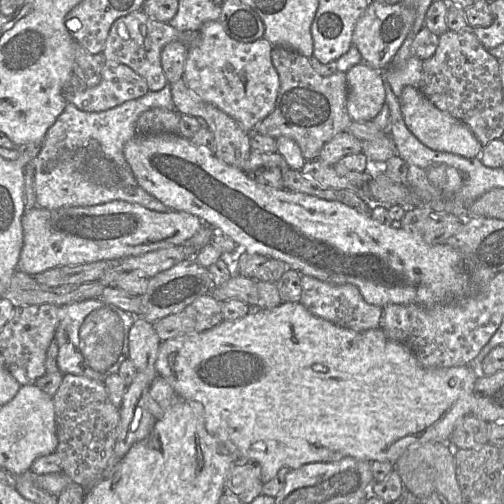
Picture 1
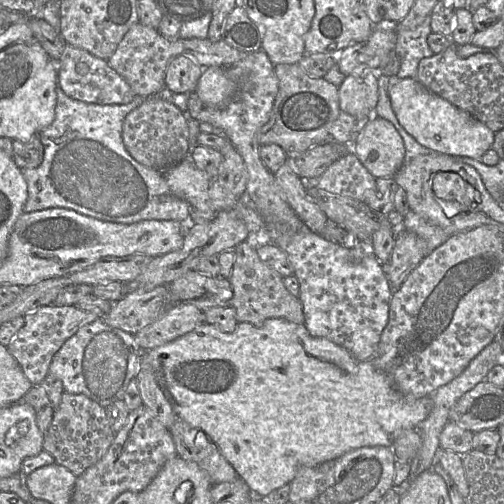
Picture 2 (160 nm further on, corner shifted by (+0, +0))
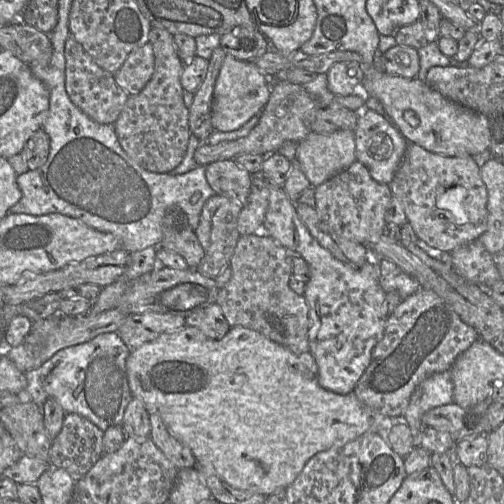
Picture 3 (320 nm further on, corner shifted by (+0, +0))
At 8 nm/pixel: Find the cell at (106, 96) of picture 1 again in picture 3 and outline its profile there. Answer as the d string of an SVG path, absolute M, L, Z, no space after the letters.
M69 35L65 43L65 88L73 104L100 124L114 124L129 98L129 95L116 83L114 75L98 66L72 35Z

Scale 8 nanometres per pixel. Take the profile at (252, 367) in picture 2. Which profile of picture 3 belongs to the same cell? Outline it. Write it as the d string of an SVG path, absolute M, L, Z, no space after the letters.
M184 326L176 331L163 333L139 348L131 350L126 360L126 373L132 396L143 402L148 414L154 413L160 416L170 434L191 450L196 464L211 468L233 488L265 496L273 494L277 490L286 489L317 453L344 445L376 426L376 416L358 400L354 391L341 395L319 385L318 367L310 351L296 355L263 334L243 326L230 327L221 339L209 338L198 328L192 326Z

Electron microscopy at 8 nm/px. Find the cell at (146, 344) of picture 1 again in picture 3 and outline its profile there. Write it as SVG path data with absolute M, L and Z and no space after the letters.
M149 414L151 439L167 459L178 469L194 468L196 459L191 450L173 437L159 415Z

